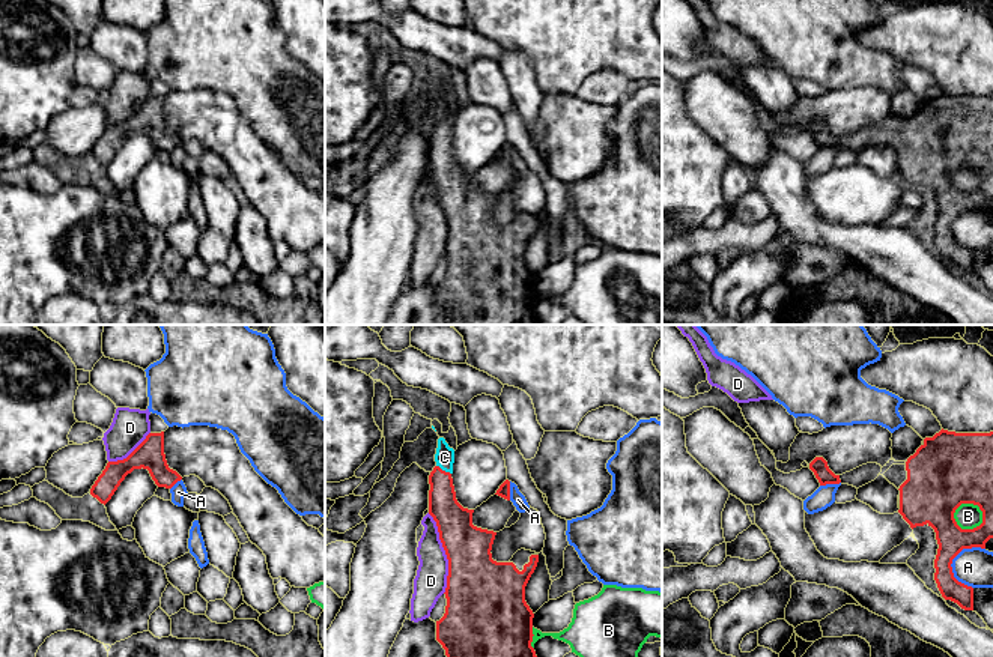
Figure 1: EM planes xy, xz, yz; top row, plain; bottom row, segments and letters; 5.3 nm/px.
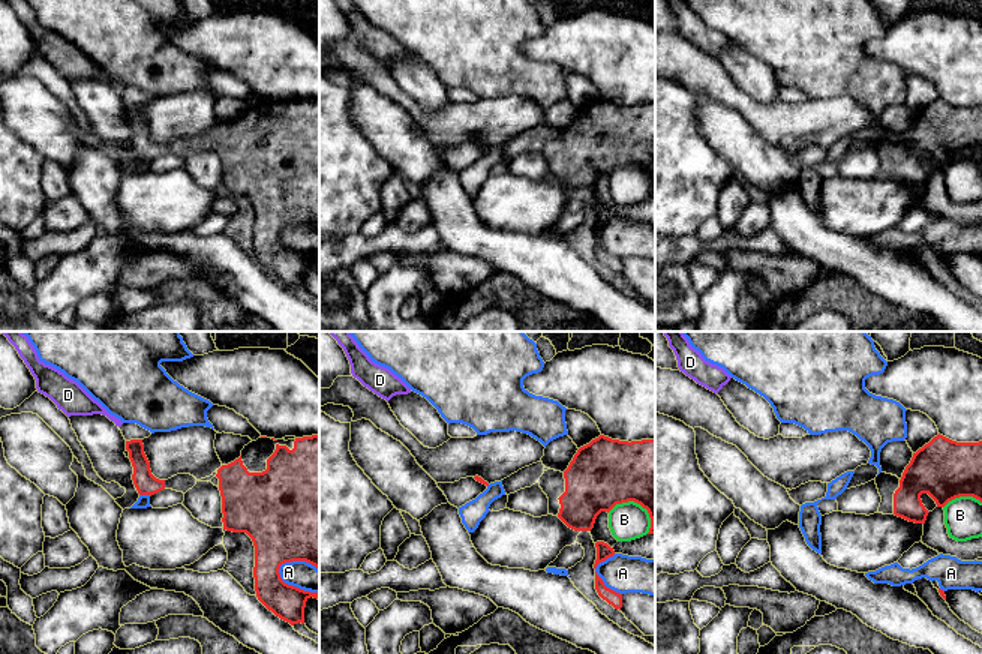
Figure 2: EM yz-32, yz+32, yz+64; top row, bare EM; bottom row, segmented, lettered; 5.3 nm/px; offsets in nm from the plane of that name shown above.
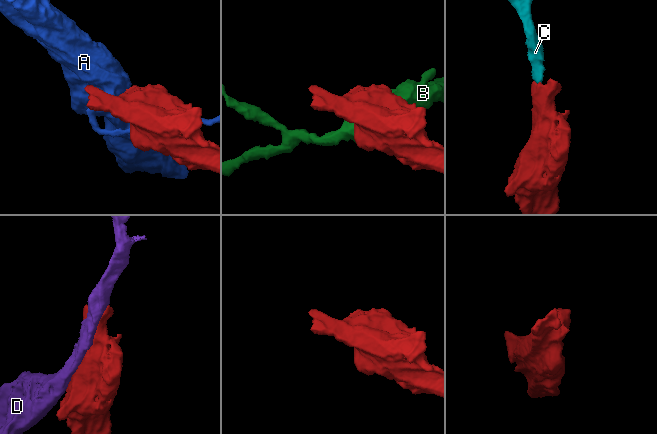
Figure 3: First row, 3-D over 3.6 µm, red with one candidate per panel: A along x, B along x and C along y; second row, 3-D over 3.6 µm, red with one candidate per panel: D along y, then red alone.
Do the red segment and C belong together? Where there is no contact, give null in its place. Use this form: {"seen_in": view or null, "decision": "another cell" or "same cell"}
{"seen_in": "xz", "decision": "same cell"}

